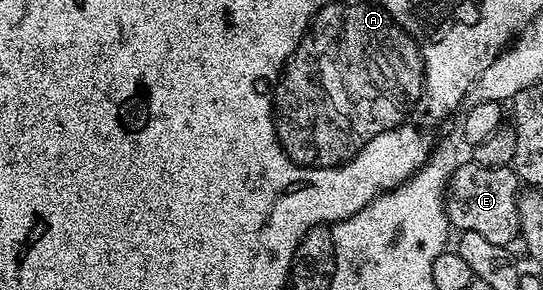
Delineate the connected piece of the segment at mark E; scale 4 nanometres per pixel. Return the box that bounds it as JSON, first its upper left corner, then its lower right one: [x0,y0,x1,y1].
[444,160,520,247]

